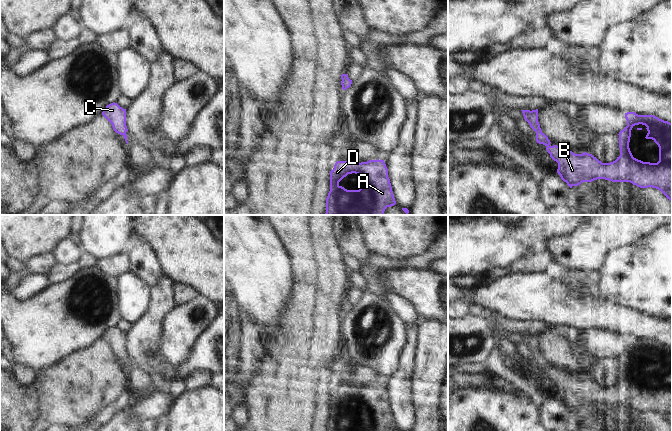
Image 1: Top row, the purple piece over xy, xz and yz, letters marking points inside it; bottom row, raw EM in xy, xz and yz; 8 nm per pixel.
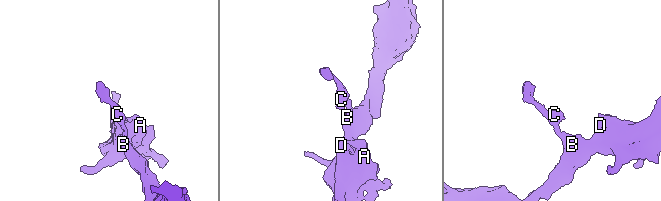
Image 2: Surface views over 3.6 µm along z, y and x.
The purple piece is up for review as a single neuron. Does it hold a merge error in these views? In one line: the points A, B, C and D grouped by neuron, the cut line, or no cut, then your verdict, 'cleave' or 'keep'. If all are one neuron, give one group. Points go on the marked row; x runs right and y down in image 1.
A B C D | no cut | keep

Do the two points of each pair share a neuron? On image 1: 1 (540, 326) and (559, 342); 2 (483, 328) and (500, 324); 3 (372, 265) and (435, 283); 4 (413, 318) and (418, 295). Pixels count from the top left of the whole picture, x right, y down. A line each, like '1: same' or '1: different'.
1: different
2: different
3: different
4: different

